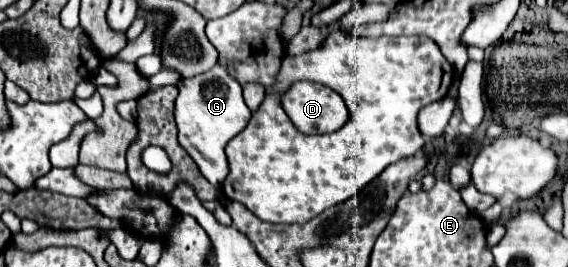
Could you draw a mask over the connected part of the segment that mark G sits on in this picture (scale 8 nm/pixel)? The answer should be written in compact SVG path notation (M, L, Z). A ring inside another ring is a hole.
M218 59L218 63L196 77L182 79L178 83L178 99L174 105L174 117L178 125L178 143L186 149L186 153L194 159L200 173L206 179L220 187L228 177L228 159L220 145L228 145L232 137L236 137L250 121L250 109L242 99L240 83L228 73L228 63Z

